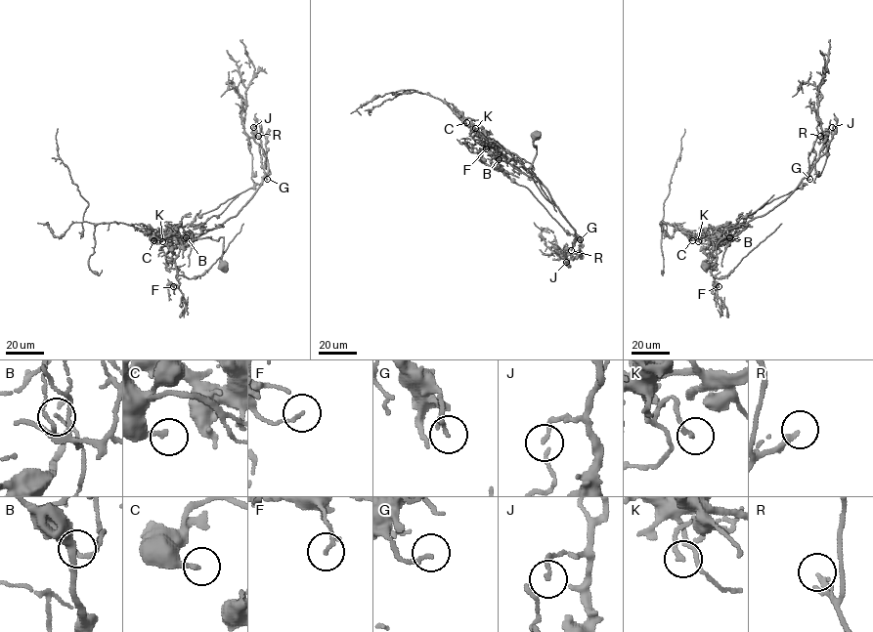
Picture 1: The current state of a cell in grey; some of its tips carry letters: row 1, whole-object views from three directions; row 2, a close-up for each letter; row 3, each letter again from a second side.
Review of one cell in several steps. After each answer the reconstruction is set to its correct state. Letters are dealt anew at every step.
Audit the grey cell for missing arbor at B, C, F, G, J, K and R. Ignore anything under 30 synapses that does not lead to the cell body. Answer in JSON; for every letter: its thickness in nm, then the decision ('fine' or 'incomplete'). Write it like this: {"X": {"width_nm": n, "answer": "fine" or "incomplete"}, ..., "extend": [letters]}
{"B": {"width_nm": 160, "answer": "fine"}, "C": {"width_nm": 200, "answer": "fine"}, "F": {"width_nm": 130, "answer": "fine"}, "G": {"width_nm": 160, "answer": "fine"}, "J": {"width_nm": 100, "answer": "fine"}, "K": {"width_nm": 160, "answer": "fine"}, "R": {"width_nm": 180, "answer": "incomplete"}, "extend": ["R"]}

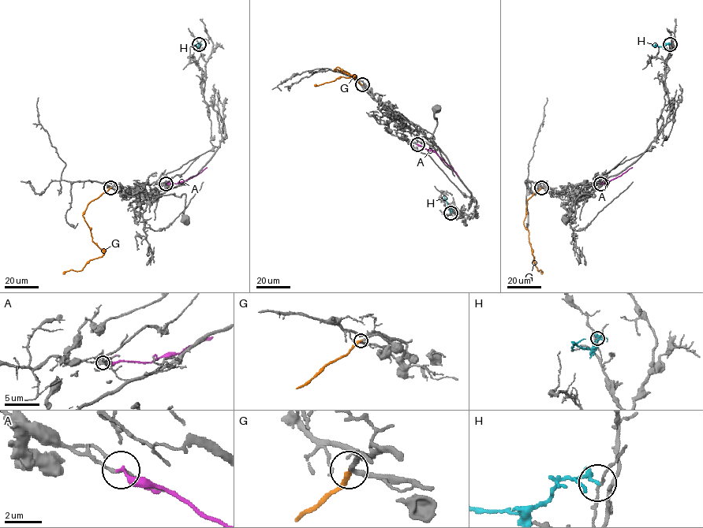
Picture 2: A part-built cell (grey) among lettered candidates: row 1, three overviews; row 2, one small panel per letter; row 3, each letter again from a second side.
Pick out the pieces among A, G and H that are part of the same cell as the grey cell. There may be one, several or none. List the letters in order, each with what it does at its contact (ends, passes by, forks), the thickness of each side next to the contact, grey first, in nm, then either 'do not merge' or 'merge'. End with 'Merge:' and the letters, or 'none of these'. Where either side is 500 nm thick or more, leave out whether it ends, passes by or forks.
A: it ends | 160/240 nm | do not merge
G: it ends | 190/260 nm | do not merge
H: it ends | 100/220 nm | do not merge
Merge: none of these

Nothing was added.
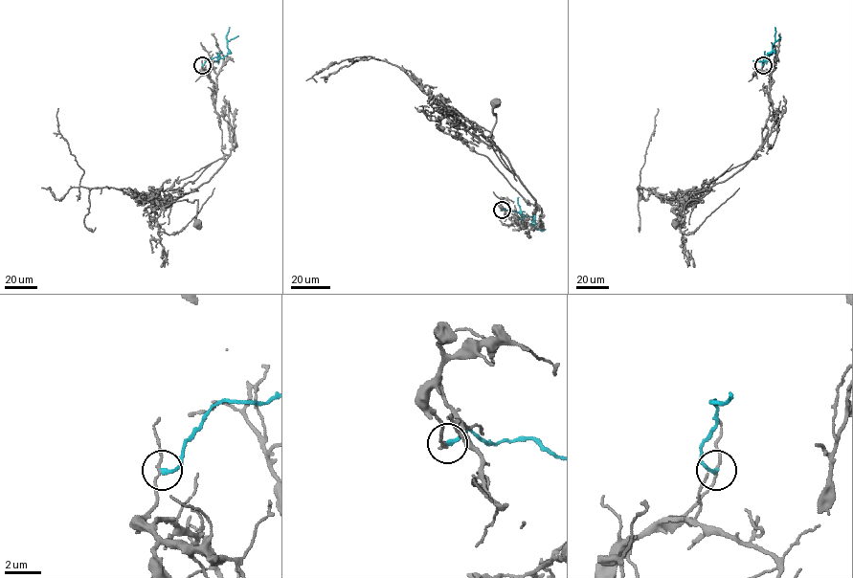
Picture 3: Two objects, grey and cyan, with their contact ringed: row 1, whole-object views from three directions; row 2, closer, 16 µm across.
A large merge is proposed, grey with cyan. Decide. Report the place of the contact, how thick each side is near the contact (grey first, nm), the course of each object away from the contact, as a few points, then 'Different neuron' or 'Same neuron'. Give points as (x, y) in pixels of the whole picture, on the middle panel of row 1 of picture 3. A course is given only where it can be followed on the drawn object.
Place: (502, 210). Thickness 120 nm (grey) against 240 nm. Course of grey: (501, 210), (528, 230), (542, 213), (507, 157), (467, 130), (473, 121), (488, 137), (497, 103). Course of cyan: (501, 210), (511, 210), (530, 216), (533, 218), (530, 224), (533, 224). Different neuron

